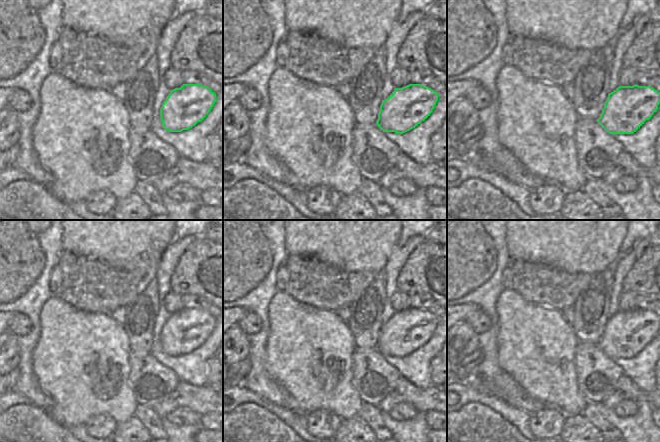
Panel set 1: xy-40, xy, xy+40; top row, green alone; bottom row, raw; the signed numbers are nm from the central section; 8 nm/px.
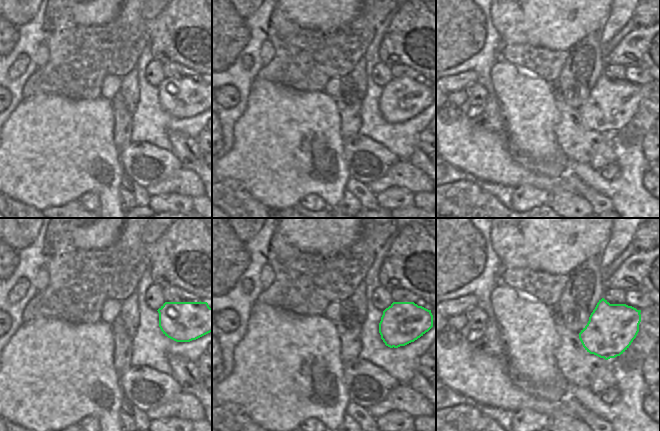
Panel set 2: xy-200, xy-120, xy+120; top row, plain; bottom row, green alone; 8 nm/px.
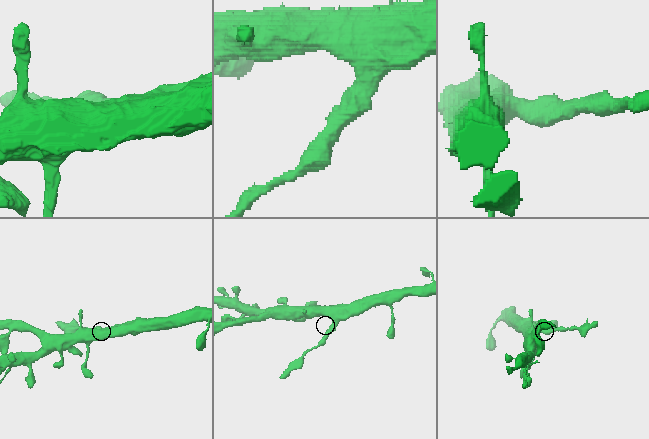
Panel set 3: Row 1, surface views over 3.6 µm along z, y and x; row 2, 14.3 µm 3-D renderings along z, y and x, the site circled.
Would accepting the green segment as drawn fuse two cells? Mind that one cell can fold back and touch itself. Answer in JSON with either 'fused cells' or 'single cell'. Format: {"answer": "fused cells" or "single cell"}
{"answer": "fused cells"}

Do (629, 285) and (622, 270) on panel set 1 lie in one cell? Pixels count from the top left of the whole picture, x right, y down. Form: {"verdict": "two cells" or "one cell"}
{"verdict": "two cells"}

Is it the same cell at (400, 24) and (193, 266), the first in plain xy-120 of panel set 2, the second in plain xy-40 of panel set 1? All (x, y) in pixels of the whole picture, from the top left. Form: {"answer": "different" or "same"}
{"answer": "same"}

